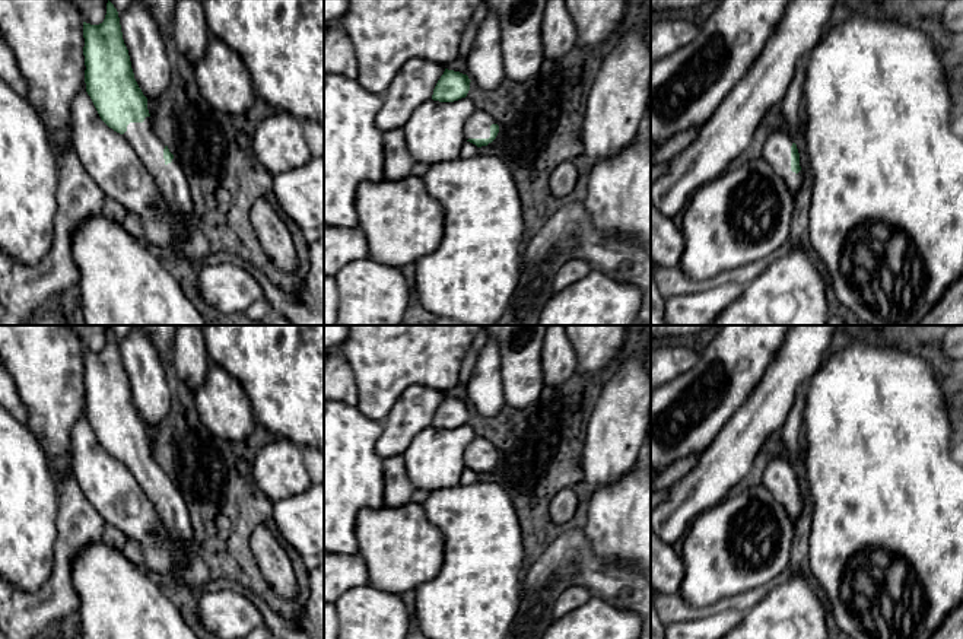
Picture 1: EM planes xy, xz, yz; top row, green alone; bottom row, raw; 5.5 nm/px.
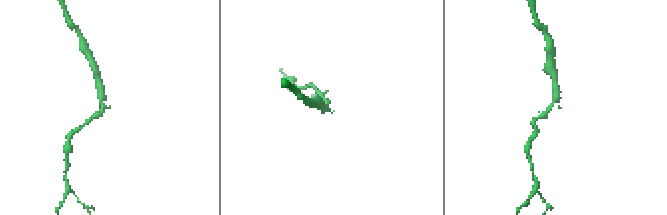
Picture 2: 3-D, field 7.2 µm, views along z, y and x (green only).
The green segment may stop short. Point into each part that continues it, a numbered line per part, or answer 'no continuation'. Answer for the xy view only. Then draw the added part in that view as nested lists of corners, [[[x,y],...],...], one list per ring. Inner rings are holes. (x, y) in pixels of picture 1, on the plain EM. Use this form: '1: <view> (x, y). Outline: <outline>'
1: xy (171, 506). Outline: [[[150,444],[143,449],[130,449],[123,462],[139,481],[175,541],[191,543],[194,531],[185,499],[175,484],[171,490],[165,490],[166,470],[155,460]]]

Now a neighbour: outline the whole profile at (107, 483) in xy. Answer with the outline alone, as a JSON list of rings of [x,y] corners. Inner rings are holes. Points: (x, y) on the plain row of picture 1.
[[[86,411],[70,430],[70,454],[73,460],[71,473],[82,493],[107,524],[123,531],[125,538],[133,538],[139,543],[143,553],[143,566],[152,576],[174,579],[188,559],[201,556],[203,544],[196,535],[193,535],[191,543],[178,543],[171,535],[169,528],[158,515],[133,473],[123,461],[109,455],[101,446],[86,419]]]

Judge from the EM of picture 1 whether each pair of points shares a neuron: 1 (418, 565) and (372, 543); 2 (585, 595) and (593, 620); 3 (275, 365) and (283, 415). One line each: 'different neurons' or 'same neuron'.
1: same neuron
2: different neurons
3: same neuron

